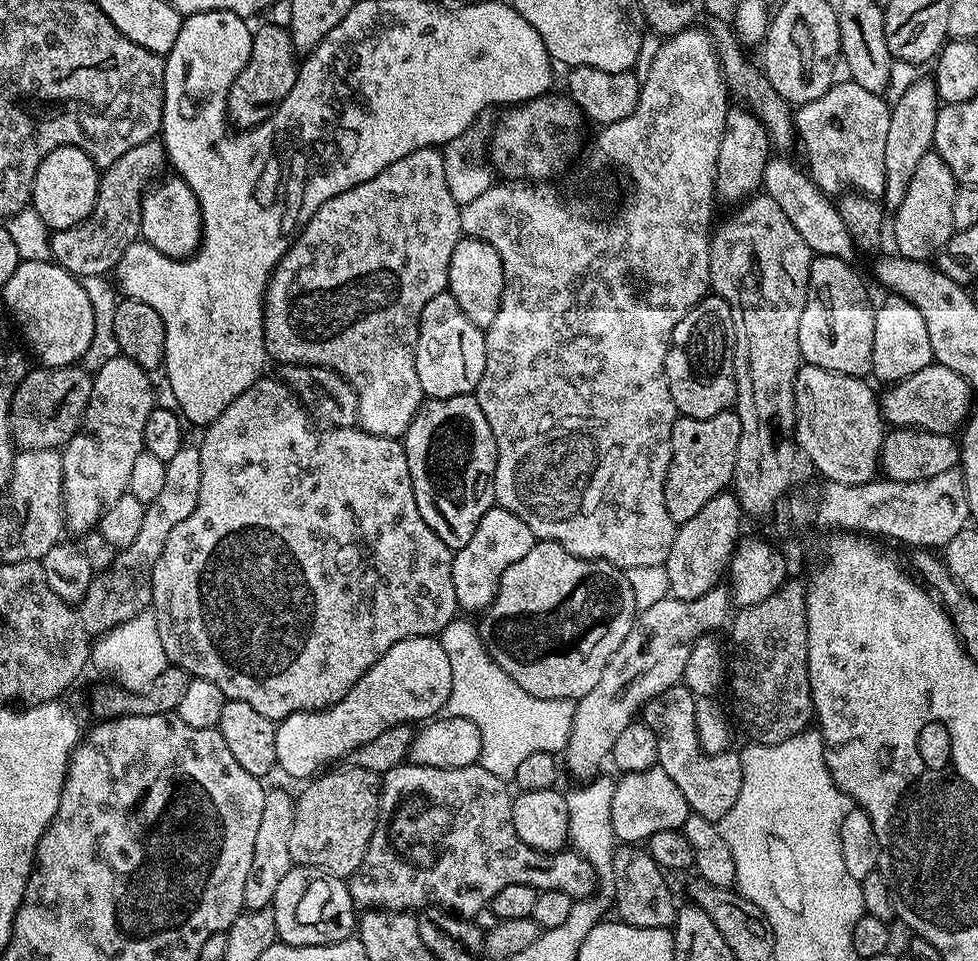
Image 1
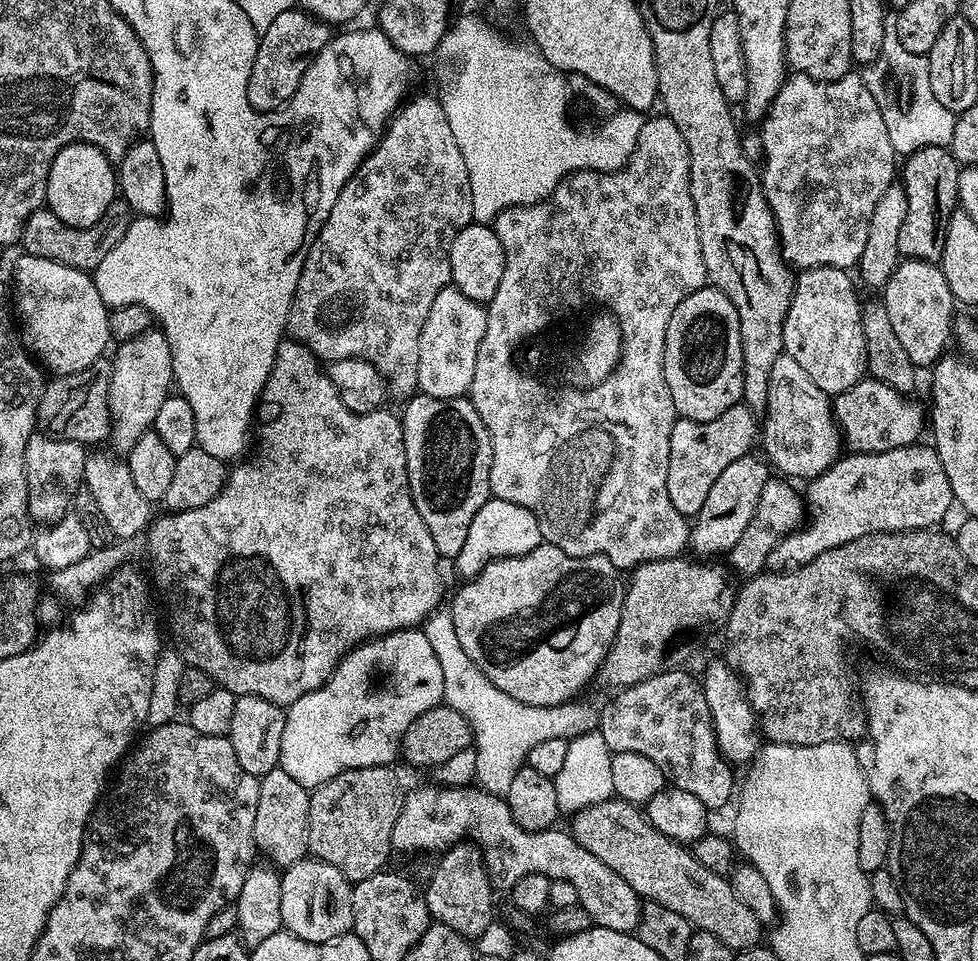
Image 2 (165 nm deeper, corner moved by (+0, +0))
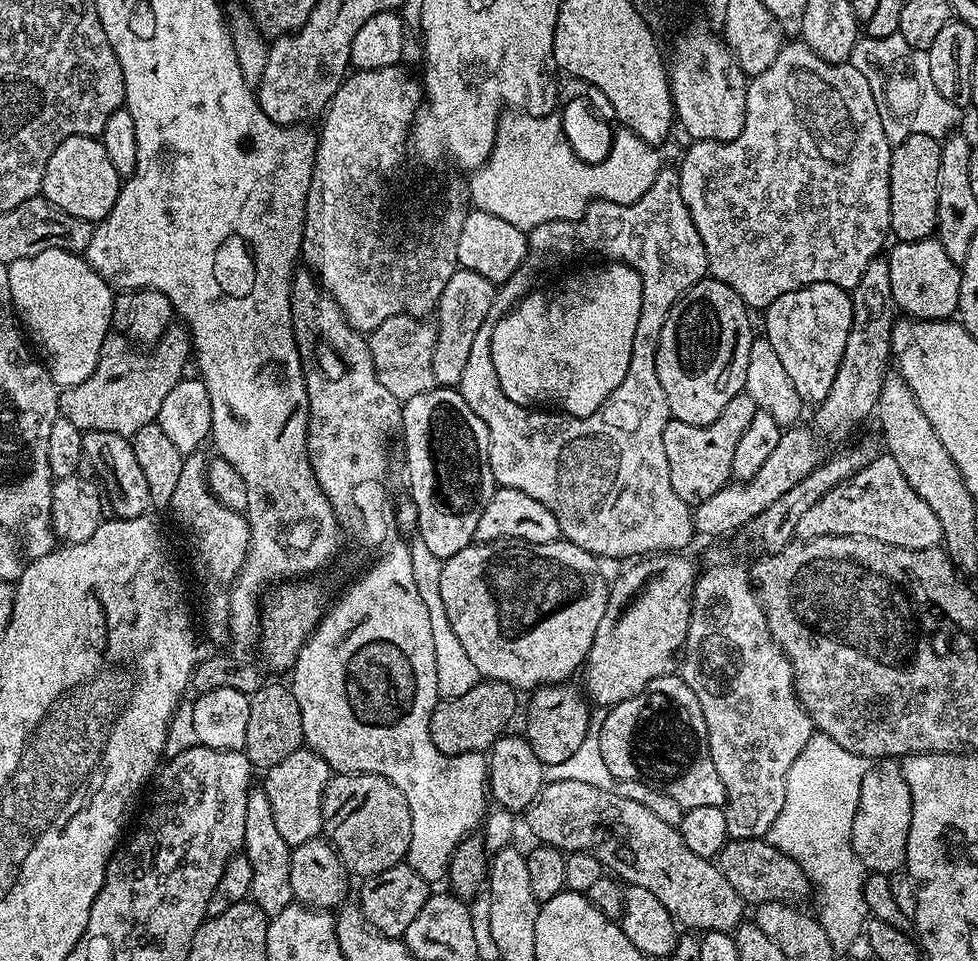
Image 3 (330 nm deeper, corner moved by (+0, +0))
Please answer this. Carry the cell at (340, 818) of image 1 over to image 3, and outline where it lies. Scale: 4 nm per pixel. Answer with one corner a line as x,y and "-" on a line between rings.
349,772
333,775
326,790
322,794
322,832
329,844
340,855
344,868
353,877
367,878
382,870
390,870
390,866
405,863
410,846
410,806
398,790
384,776
375,776
369,772

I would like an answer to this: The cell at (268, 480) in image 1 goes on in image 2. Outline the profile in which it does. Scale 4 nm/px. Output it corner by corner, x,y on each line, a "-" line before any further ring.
285,338
281,340
276,357
274,358
274,366
270,370
270,378
266,382
266,386
260,395
260,403
256,405
255,423
258,425
258,436
260,432
260,453
253,460
245,459
245,464
237,463
235,467
229,471
228,480
224,484
224,489
218,493
210,502
206,502
206,506
198,506
194,510
182,510
181,512
165,511
164,516
157,515
152,523
148,525
146,539
148,539
148,560
152,563
151,583
160,591
160,596
164,599
164,604
168,607
168,616
172,619
172,640
176,652
184,660
185,665
190,668
203,670
206,674
210,674
210,678
219,687
230,690
237,696
257,696
258,698
266,698
270,702
281,706
287,706
298,702
298,698
302,698
306,694
313,692
318,688
323,688
325,682
330,678
330,674
338,666
338,662
344,655
355,648
356,645
364,643
366,640
387,636
390,632
400,632
406,628
415,628
423,625
424,621
441,607
444,596
444,584
440,581
440,564
442,557
438,554
438,550
434,546
434,538
430,538
430,530
426,530
426,522
422,522
422,514
418,514
418,506
414,506
414,498
410,494
410,486
408,485
408,467
406,466
406,450
404,449
404,426
399,415
396,416
389,410
377,410
375,412
367,412
366,414
358,414
352,412
346,406
346,402
342,402
342,398
338,394
338,390
334,386
334,382
328,377
325,365
319,356
315,356
307,346
302,342

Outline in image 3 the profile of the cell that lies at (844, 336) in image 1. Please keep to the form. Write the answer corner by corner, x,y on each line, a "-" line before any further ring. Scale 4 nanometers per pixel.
830,282
802,286
774,298
763,316
763,335
778,353
786,375
794,382
794,390
798,390
798,398
805,405
820,404
834,386
834,374
838,374
838,362
842,362
842,350
846,350
846,334
850,334
852,321
849,289

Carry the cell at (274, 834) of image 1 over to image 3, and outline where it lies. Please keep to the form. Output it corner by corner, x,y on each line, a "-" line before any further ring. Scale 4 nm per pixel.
307,746
294,750
294,754
278,762
278,766
263,773
262,787
266,798
270,798
270,811
274,813
274,822
282,842
286,842
289,848
302,846
302,842
310,842
321,835
324,826
322,794
333,775
326,761

